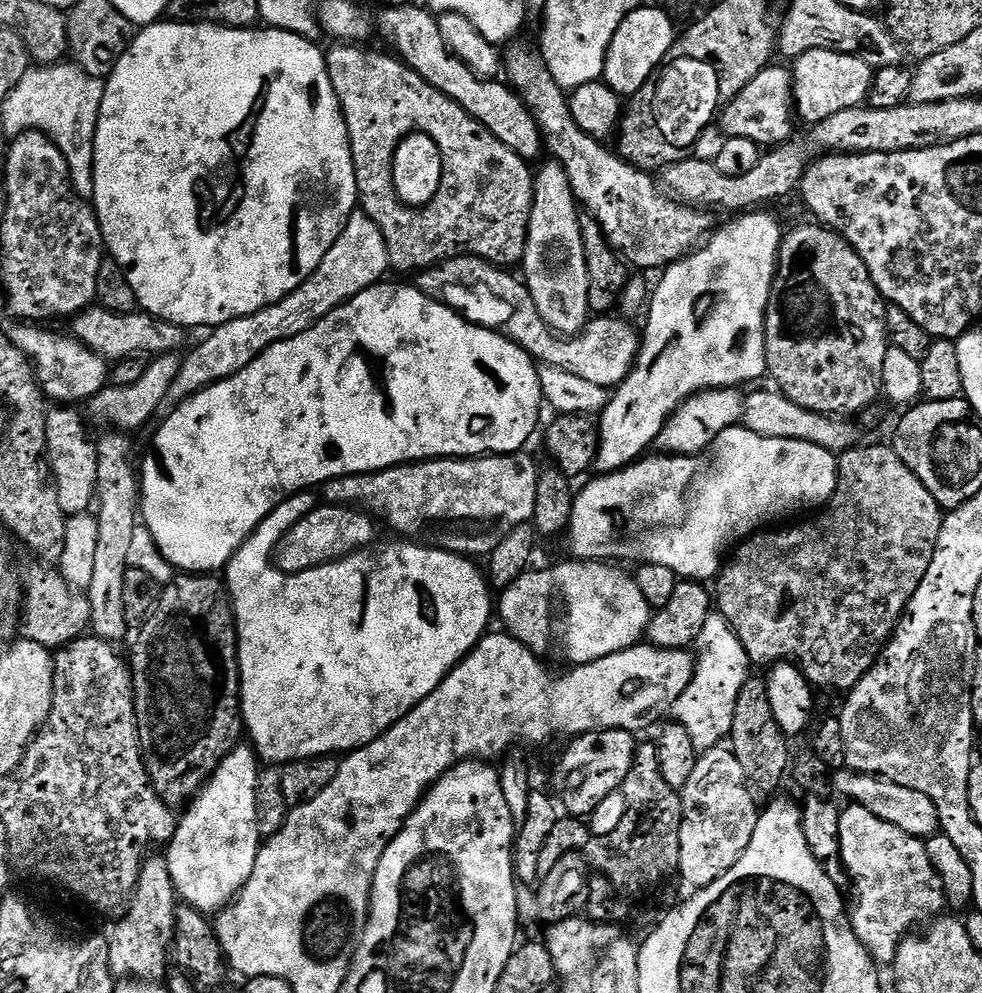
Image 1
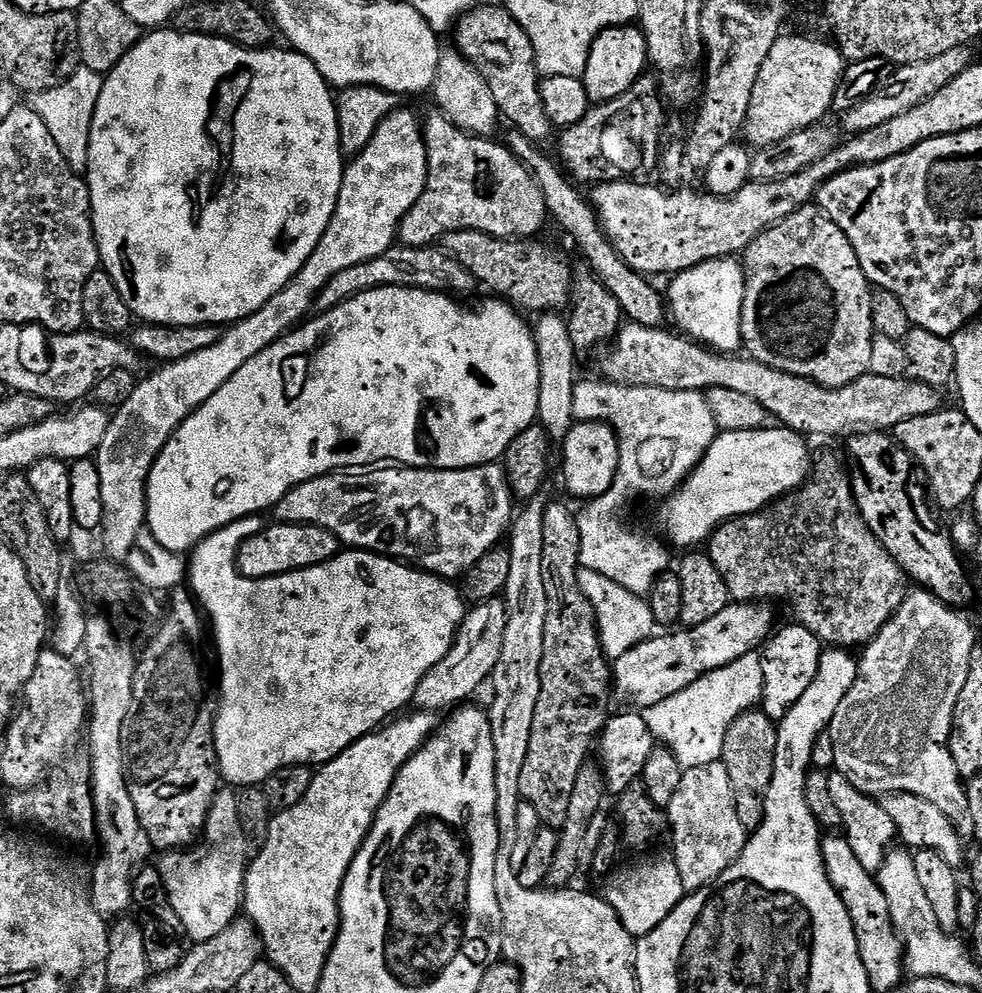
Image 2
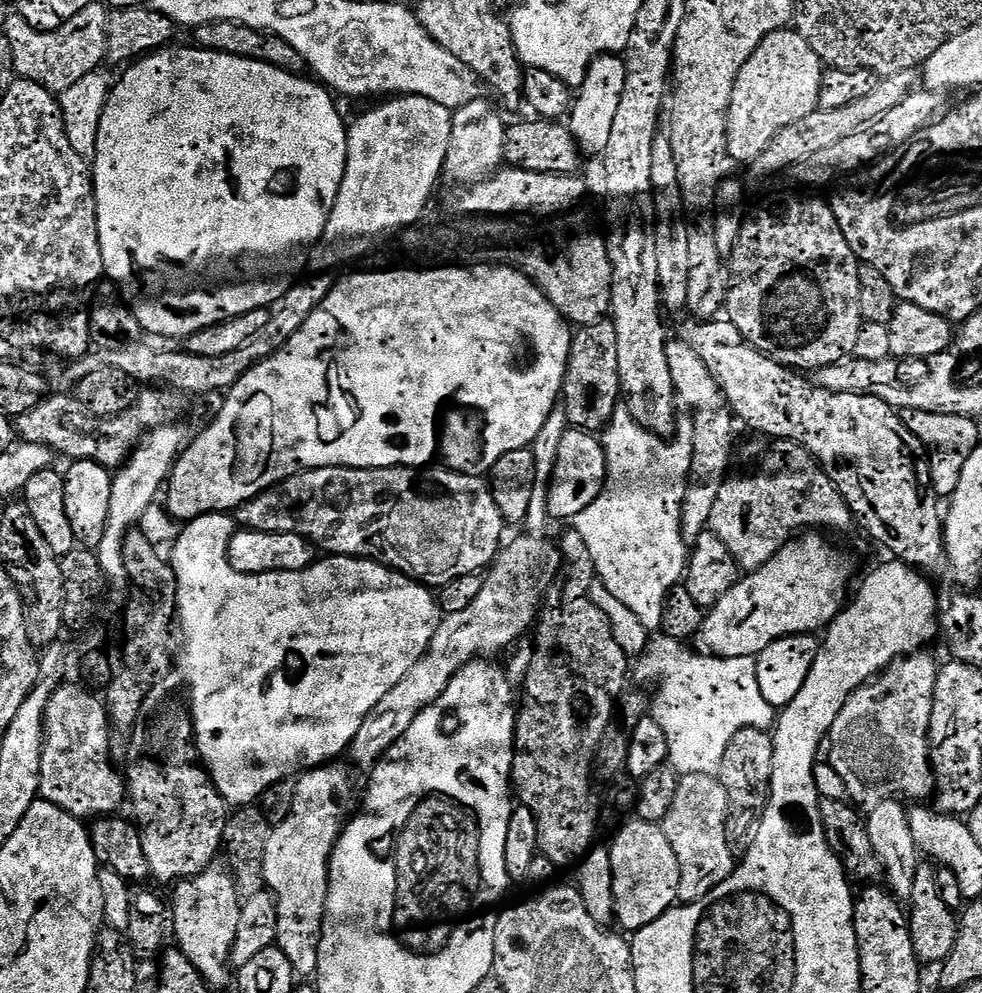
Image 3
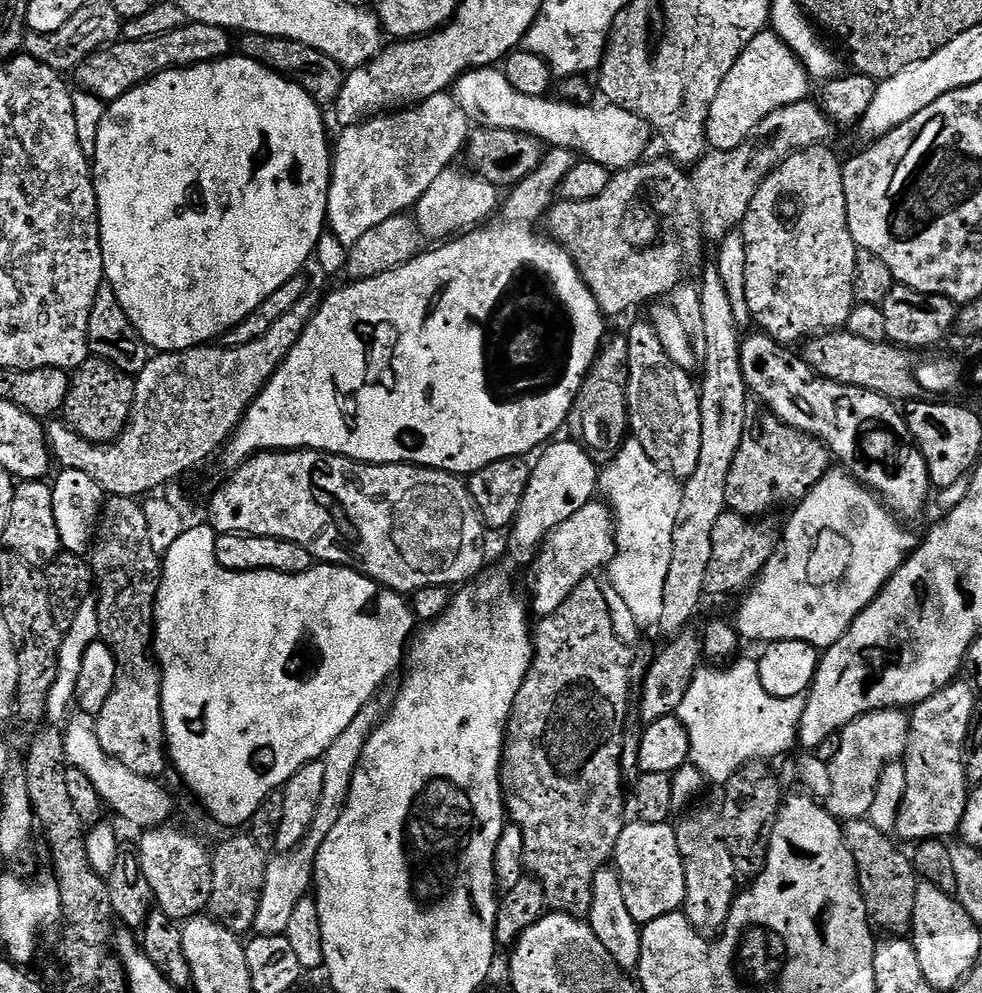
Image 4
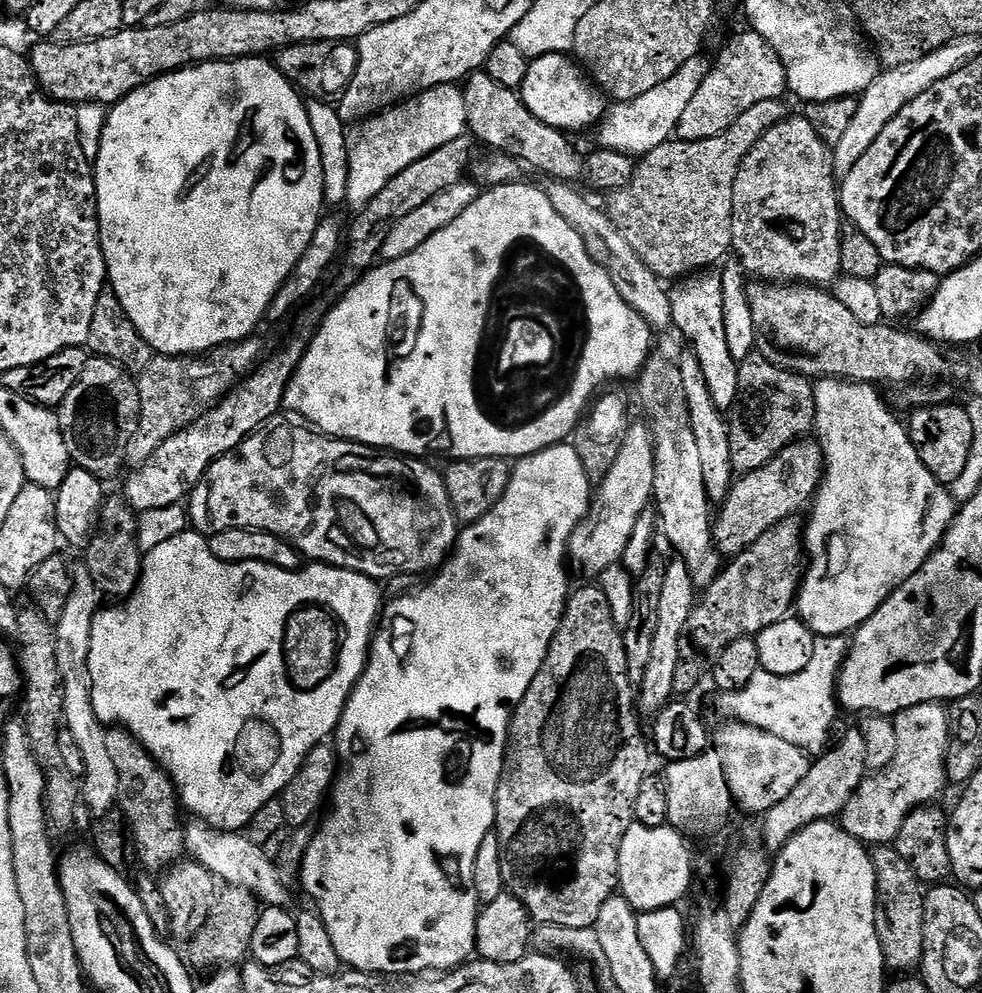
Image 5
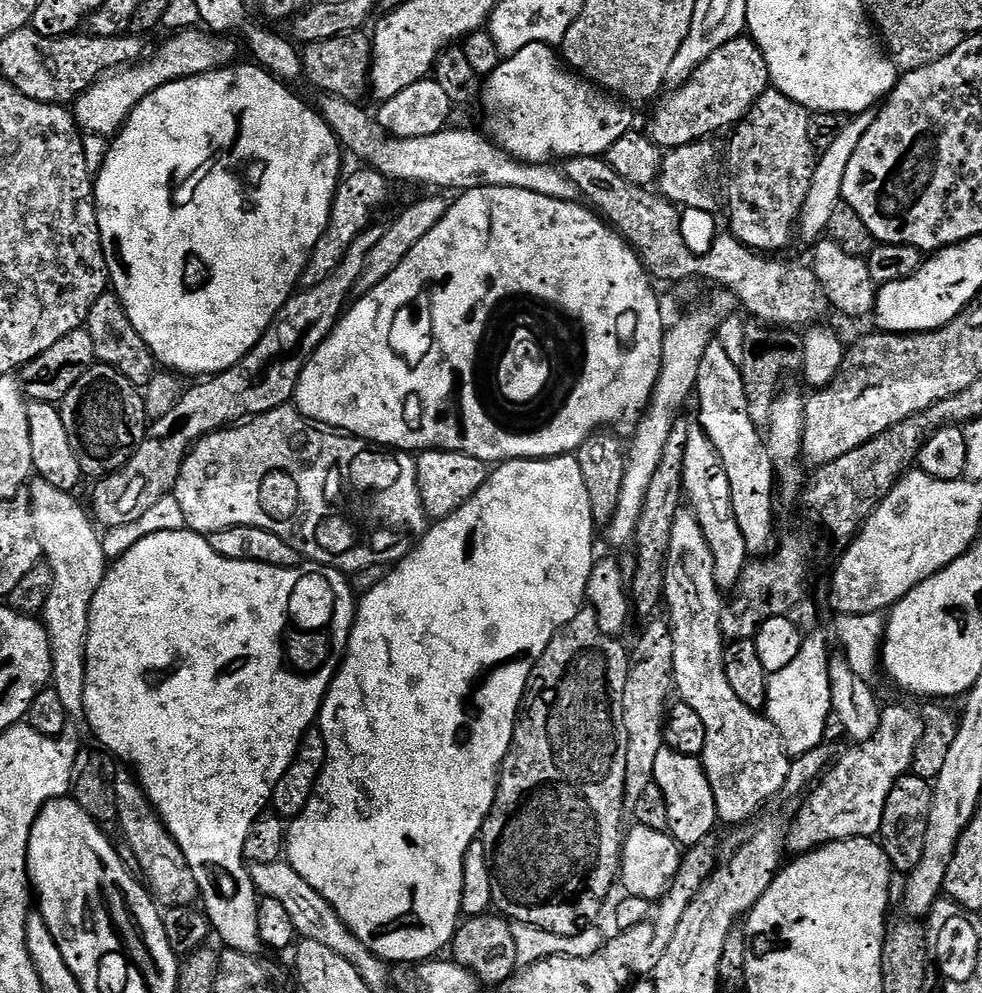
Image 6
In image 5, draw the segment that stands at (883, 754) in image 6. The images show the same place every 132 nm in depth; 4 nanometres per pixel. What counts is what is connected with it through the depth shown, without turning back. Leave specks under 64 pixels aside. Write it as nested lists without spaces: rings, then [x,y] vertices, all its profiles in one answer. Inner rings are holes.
[[[938,702],[908,707],[896,713],[894,723],[898,742],[892,762],[882,771],[882,774],[872,774],[865,778],[842,813],[844,829],[855,834],[860,843],[865,846],[881,847],[895,843],[903,822],[913,809],[937,803],[939,801],[937,799],[943,794],[945,788],[948,788],[946,756],[951,728],[947,707]]]

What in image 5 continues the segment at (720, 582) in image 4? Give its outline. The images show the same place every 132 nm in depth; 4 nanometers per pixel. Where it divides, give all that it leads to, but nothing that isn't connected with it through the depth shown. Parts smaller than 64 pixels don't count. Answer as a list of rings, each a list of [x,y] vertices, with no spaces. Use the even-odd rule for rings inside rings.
[[[796,441],[781,450],[765,467],[747,472],[733,483],[713,523],[713,540],[723,557],[731,558],[744,552],[778,522],[799,515],[815,497],[823,480],[824,457],[819,451],[810,453],[809,446],[804,443]]]

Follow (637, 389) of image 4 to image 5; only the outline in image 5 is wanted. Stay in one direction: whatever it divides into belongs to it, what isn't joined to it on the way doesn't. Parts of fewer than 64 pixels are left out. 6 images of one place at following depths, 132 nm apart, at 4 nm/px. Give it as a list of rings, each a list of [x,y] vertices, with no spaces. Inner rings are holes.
[[[653,355],[637,377],[638,394],[648,414],[650,433],[655,450],[655,490],[661,533],[677,548],[689,568],[697,589],[703,590],[715,582],[722,571],[722,556],[713,540],[712,506],[704,484],[701,457],[696,438],[685,416],[685,390],[682,374],[671,359]]]

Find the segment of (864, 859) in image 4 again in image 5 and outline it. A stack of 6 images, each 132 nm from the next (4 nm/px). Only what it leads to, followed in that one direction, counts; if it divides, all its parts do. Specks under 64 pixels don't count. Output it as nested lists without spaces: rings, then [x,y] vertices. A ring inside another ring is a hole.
[[[881,846],[871,849],[876,867],[876,929],[882,946],[884,963],[896,974],[912,974],[924,962],[924,898],[925,889],[920,889],[921,877],[898,854],[895,847]]]

